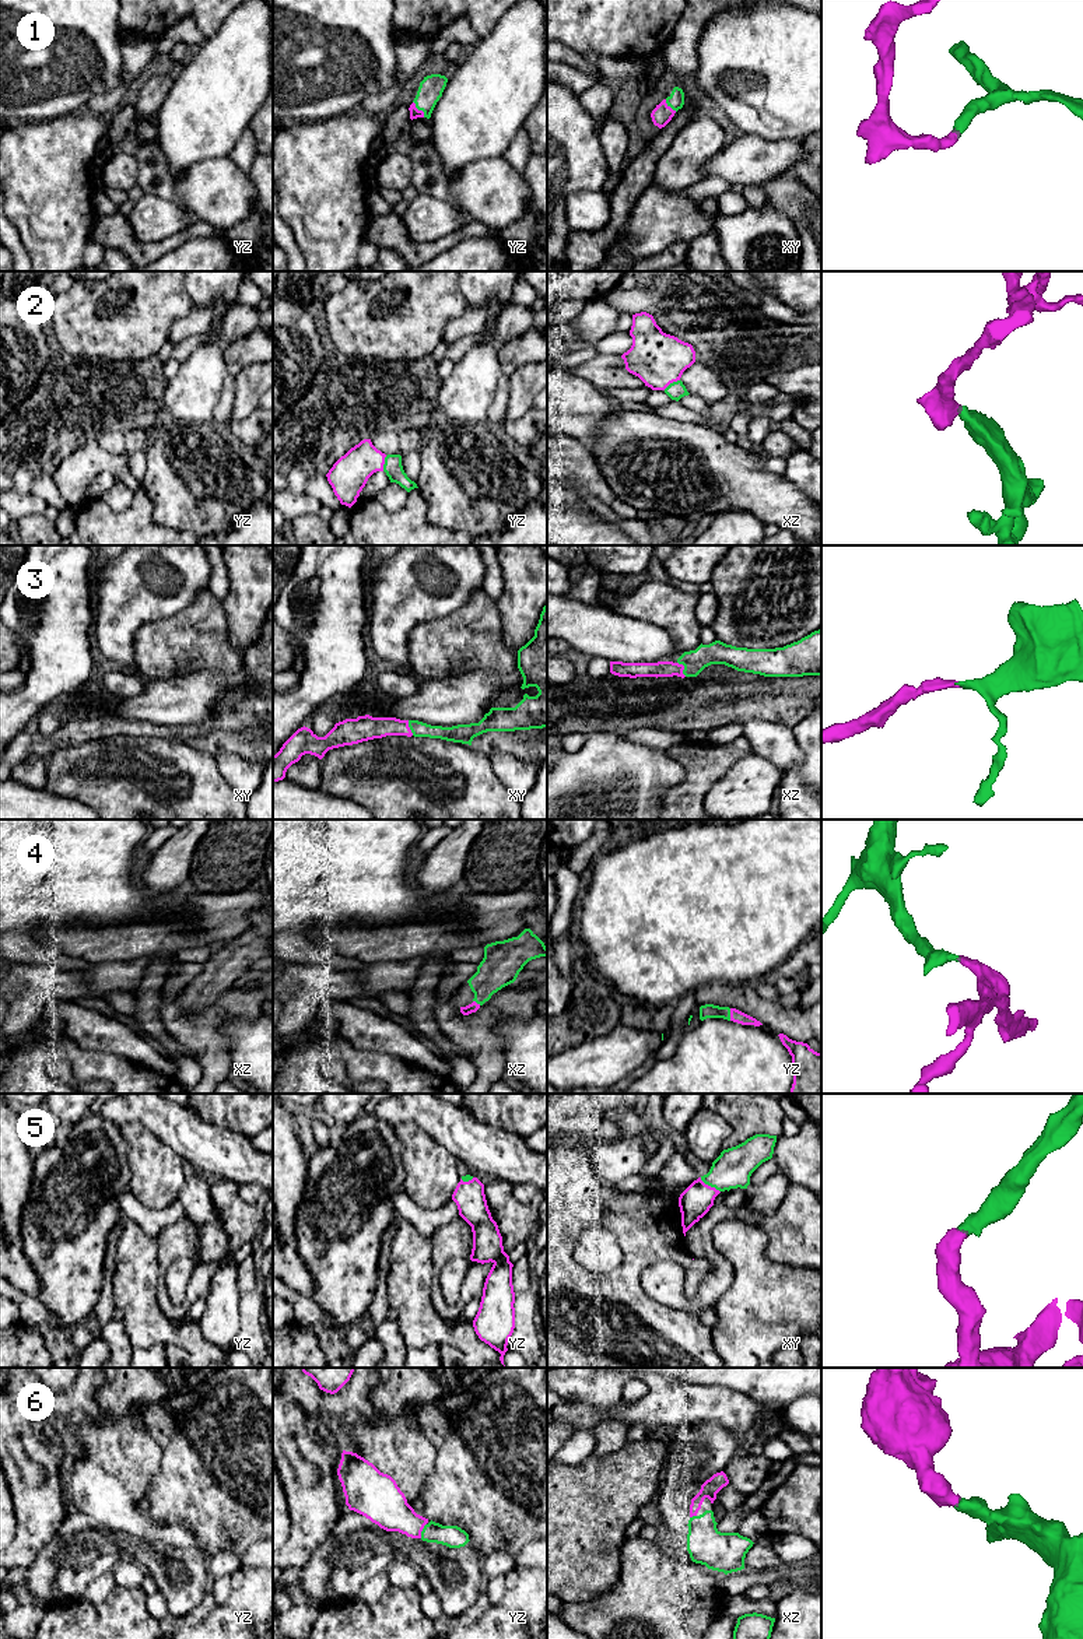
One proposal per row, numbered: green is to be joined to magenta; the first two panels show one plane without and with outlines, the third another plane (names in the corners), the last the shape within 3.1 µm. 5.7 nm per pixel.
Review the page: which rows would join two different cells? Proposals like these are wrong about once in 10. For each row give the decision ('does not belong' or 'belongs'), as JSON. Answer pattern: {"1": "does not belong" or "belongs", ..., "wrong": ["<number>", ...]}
{"1": "belongs", "2": "belongs", "3": "belongs", "4": "belongs", "5": "belongs", "6": "belongs", "wrong": []}

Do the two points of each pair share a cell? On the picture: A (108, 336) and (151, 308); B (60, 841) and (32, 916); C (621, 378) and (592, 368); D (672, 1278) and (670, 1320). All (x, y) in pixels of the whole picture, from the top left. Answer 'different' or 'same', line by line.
A: same
B: same
C: same
D: different

